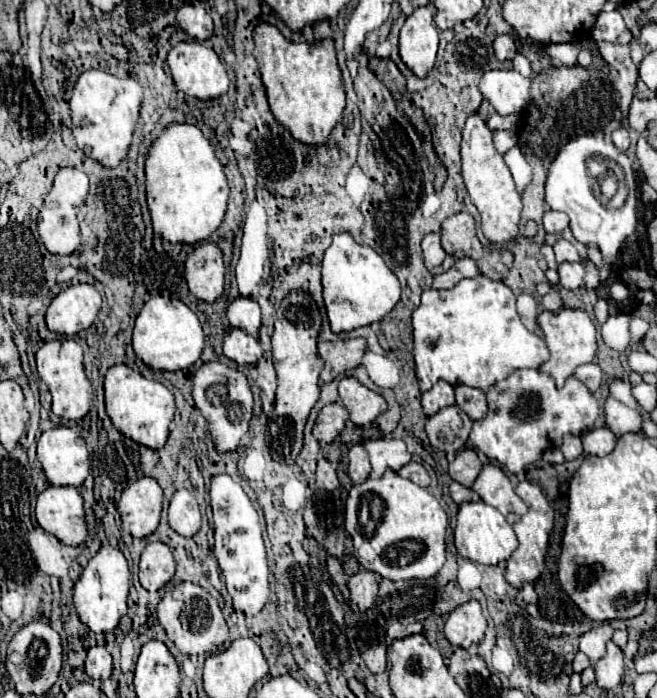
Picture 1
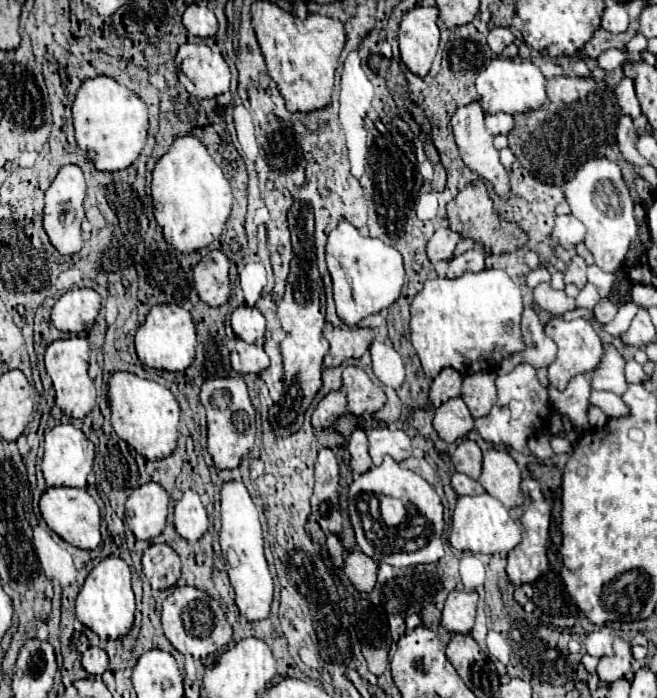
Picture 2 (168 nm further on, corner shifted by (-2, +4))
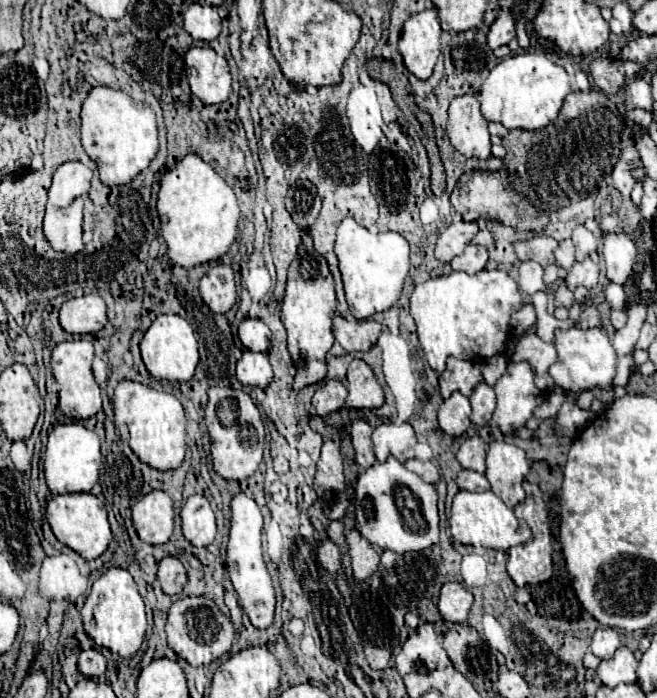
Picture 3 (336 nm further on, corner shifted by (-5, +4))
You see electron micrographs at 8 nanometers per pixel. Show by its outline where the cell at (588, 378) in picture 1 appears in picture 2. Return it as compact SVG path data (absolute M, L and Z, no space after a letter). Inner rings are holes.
M577 374L569 380L565 390L557 390L549 386L551 404L563 416L567 416L577 432L585 432L587 424L587 408L589 408L589 394L591 394L591 380L589 374Z

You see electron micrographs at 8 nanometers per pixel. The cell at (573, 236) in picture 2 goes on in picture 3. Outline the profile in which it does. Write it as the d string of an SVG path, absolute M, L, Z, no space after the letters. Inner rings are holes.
M578 226L574 230L574 236L572 236L572 242L576 246L576 260L582 262L584 258L588 258L592 252L598 250L600 246L600 240L598 236L594 236L590 230L586 230L584 226Z

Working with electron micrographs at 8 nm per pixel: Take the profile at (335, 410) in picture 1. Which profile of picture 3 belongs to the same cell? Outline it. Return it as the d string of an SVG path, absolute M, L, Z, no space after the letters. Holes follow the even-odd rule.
M326 380L314 394L312 398L312 406L316 410L318 416L328 416L336 410L340 410L344 406L344 400L346 400L346 386L338 380Z

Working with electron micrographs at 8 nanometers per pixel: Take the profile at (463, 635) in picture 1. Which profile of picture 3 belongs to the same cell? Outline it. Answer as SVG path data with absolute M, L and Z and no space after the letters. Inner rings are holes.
M446 582L438 596L438 610L444 620L448 622L466 622L470 606L472 606L472 592L466 590L458 582Z

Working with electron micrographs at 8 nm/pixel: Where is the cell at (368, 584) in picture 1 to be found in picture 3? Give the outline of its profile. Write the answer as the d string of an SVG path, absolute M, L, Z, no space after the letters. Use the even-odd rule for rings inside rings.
M354 528L346 534L346 542L352 556L352 570L356 580L366 580L374 574L380 562L380 554L374 550L374 546Z

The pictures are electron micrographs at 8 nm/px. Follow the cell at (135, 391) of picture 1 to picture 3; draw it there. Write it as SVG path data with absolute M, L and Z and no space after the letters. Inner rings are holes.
M120 382L114 390L114 424L120 432L126 432L128 436L128 446L132 452L148 466L156 470L174 470L182 464L184 454L186 454L186 418L184 418L184 408L178 398L166 392L152 390L148 386L142 386L138 382Z

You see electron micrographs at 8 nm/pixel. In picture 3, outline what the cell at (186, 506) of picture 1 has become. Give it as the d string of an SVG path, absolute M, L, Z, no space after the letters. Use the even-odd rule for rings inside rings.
M190 496L182 506L182 532L196 548L208 546L216 538L216 518L204 496Z

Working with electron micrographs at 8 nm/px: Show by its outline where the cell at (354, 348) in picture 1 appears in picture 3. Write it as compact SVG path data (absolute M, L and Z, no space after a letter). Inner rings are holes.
M340 314L334 316L334 346L332 356L342 356L350 352L368 352L380 334L382 326L376 320L346 320Z

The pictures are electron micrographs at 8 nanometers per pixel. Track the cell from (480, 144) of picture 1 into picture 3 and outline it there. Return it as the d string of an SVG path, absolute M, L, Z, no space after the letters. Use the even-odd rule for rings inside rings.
M472 94L456 96L448 108L448 138L466 158L490 158L488 122L480 114L480 102Z

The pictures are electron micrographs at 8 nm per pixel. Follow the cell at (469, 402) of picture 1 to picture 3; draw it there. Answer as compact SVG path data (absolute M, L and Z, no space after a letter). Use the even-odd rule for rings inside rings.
M486 382L478 384L474 394L470 396L470 404L472 404L472 416L470 420L478 426L488 426L492 412L496 408L496 394L494 388L490 388Z

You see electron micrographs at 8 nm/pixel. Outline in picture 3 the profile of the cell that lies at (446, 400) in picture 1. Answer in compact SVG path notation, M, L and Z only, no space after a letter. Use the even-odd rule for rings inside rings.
M450 356L446 370L440 374L442 398L448 398L456 390L462 392L464 396L470 396L482 380L484 378L482 378L482 372L480 372L480 364Z

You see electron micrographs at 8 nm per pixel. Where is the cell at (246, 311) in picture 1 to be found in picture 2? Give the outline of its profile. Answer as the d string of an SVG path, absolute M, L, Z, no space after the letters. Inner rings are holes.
M239 306L231 314L231 328L245 342L263 342L265 316L255 306Z

